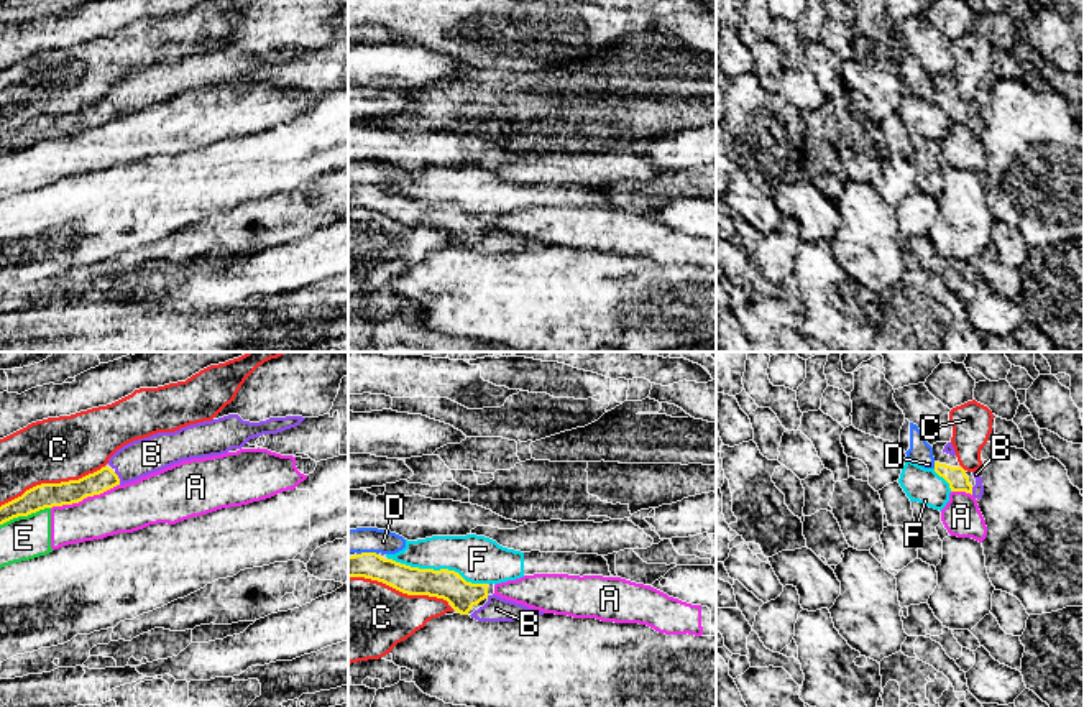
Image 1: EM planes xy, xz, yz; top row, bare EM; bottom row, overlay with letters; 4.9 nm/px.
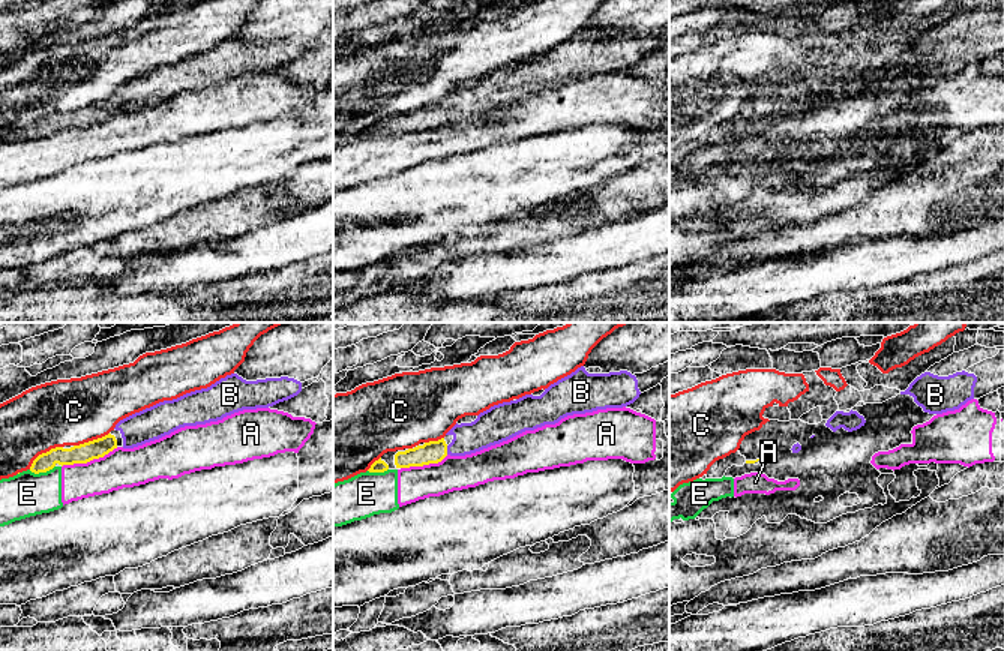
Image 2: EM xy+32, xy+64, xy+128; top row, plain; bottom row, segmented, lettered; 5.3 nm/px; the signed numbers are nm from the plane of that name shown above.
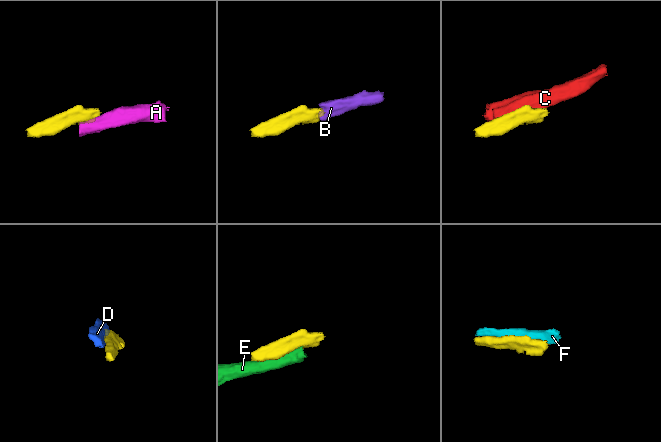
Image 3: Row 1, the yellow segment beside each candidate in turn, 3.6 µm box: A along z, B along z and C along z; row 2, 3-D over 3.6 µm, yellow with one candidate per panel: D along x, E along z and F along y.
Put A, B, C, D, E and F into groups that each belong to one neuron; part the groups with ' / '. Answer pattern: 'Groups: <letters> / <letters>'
Groups: A E / B / C / D / F

